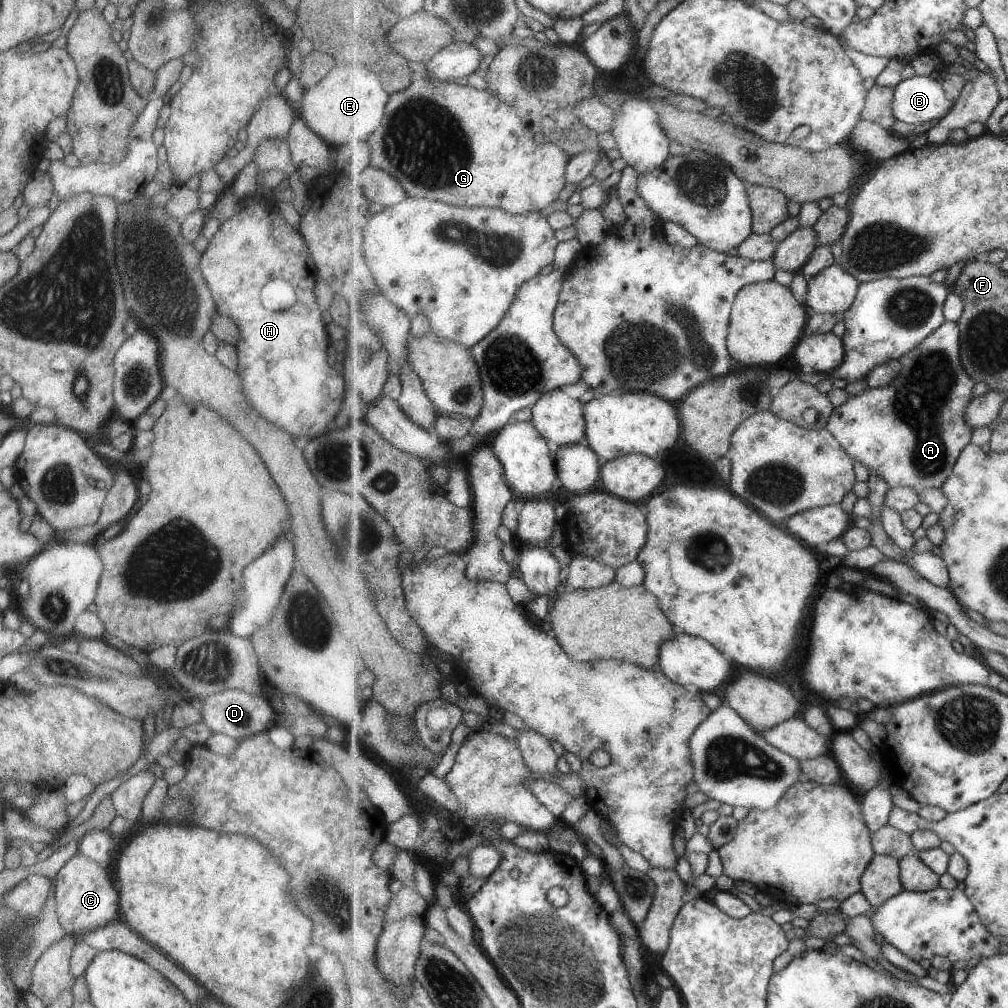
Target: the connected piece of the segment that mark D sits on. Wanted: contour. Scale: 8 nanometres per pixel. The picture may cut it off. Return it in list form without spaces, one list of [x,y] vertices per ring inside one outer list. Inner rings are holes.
[[[228,689],[213,695],[207,695],[198,707],[200,720],[210,731],[222,733],[237,741],[252,736],[254,733],[267,732],[277,724],[277,714],[268,700],[261,695],[249,695],[239,690]]]

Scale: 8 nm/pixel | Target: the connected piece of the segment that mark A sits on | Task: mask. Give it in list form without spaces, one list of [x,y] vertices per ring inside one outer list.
[[[957,321],[945,322],[899,360],[902,363],[901,373],[892,383],[885,387],[869,387],[857,396],[850,394],[842,406],[834,408],[826,430],[837,438],[853,461],[882,477],[890,489],[939,489],[950,478],[961,452],[972,444],[974,434],[966,413],[972,404],[973,388],[977,382],[970,376],[962,361],[960,325]]]

